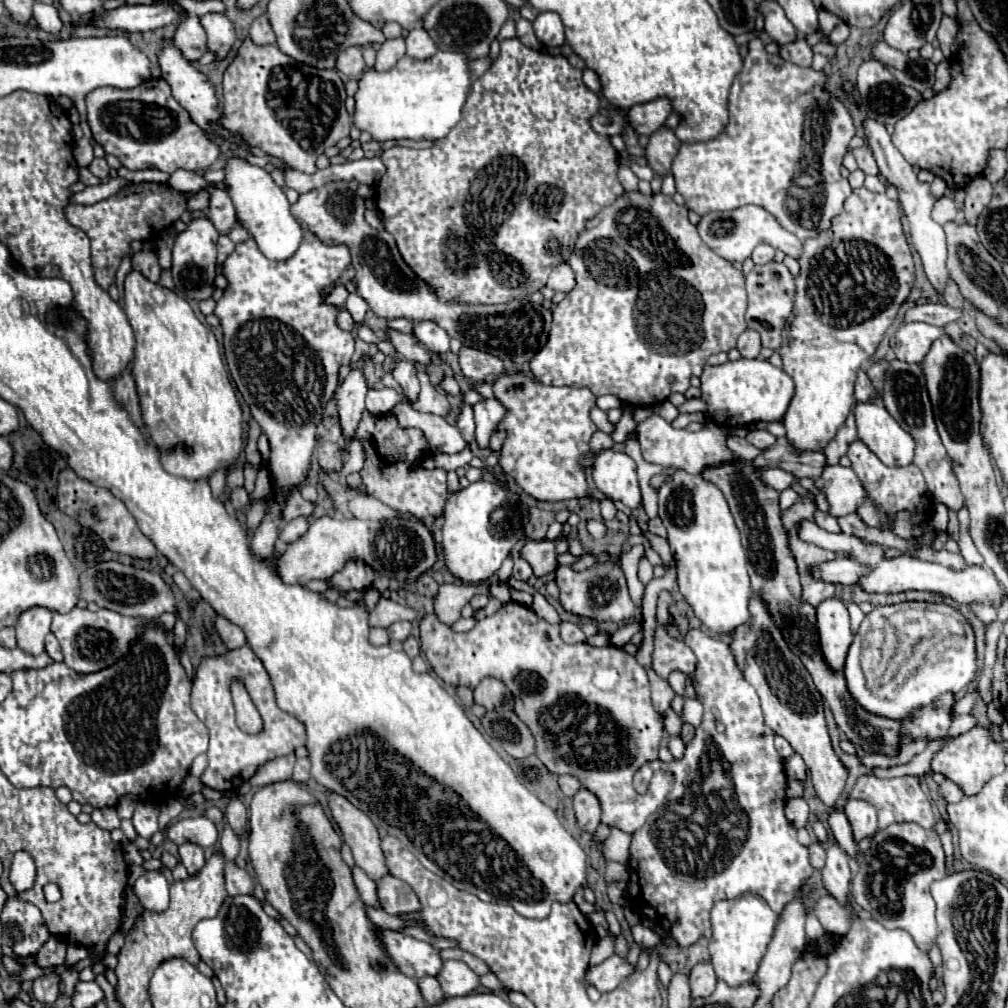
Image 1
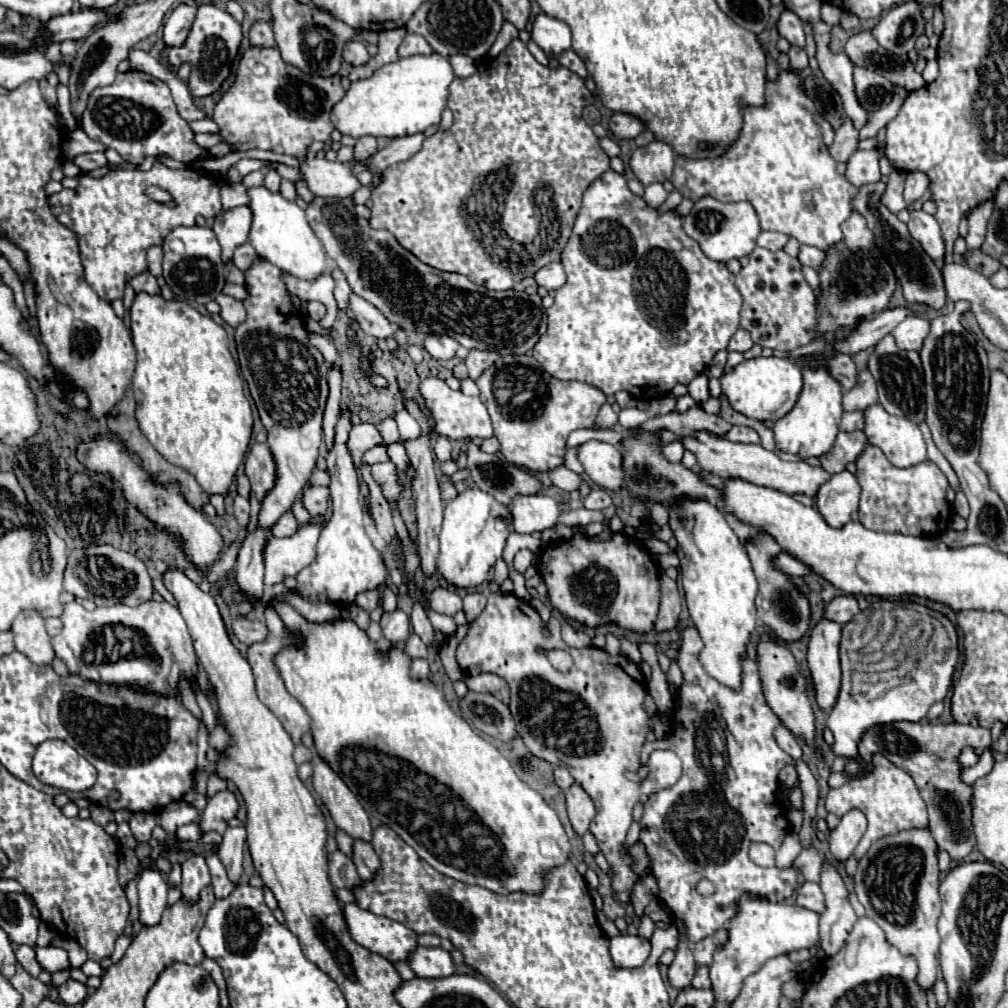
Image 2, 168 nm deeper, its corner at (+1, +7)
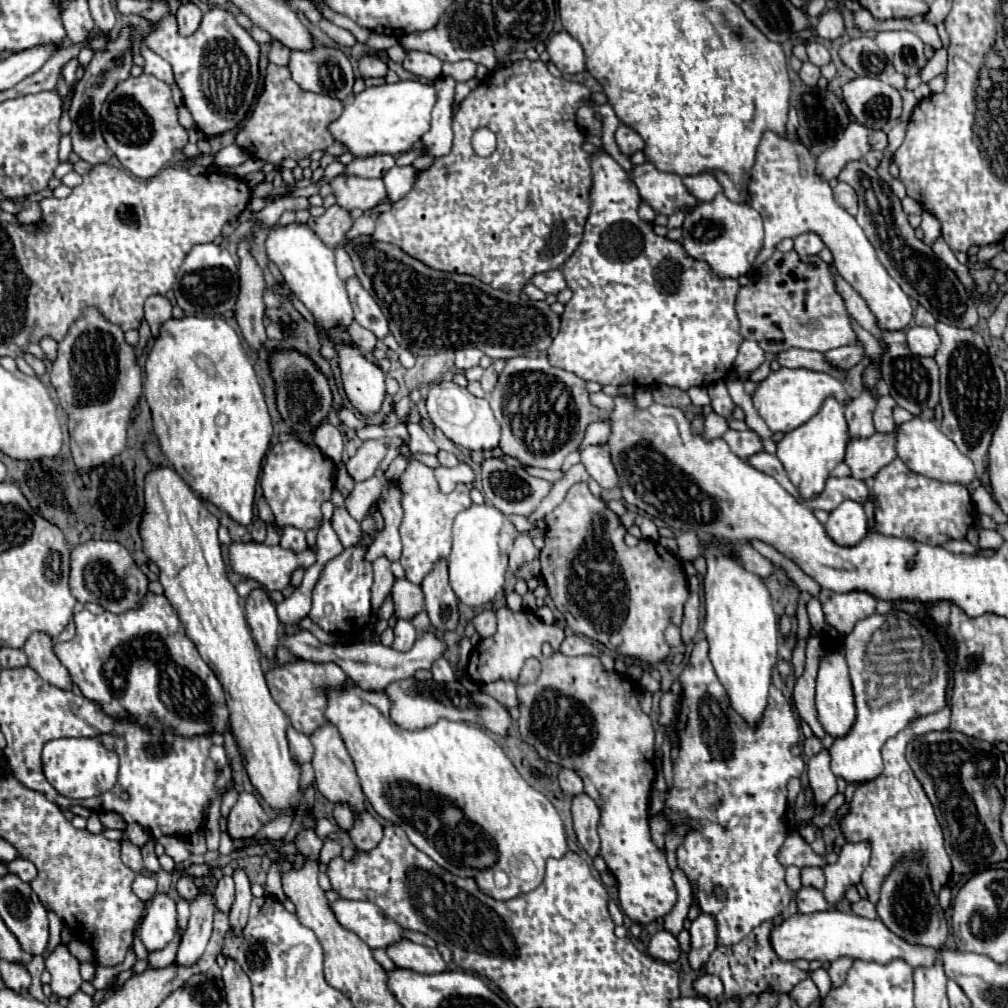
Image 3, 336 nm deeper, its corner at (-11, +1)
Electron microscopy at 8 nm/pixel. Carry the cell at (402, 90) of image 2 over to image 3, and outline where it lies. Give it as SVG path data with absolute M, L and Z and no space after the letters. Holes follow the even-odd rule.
M417 79L383 83L379 87L367 87L363 93L351 97L337 121L329 125L335 141L347 145L355 157L375 153L405 153L415 145L423 133L429 131L431 111L437 103L437 91L433 83L421 83Z

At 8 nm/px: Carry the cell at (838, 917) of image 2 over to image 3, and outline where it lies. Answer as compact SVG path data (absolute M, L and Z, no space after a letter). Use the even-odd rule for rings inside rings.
M847 957L835 959L835 961L831 963L831 967L829 967L829 977L831 977L831 985L833 985L833 987L835 987L835 985L841 985L841 983L845 981L845 975L847 975L851 963L853 963L853 961L847 959Z

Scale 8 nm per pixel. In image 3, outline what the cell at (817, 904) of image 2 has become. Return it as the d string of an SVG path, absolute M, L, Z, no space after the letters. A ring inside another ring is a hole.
M815 887L799 889L795 899L797 899L797 907L801 913L815 913L815 911L827 911L829 909L829 903L827 903L823 891L819 891Z

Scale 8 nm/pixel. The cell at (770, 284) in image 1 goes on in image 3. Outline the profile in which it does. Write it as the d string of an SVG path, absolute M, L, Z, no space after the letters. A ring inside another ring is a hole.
M775 251L763 267L755 271L751 281L739 289L737 297L737 315L741 321L741 335L745 339L755 339L765 353L779 353L793 347L811 349L811 351L829 351L835 347L843 347L855 343L857 337L849 323L849 313L843 305L841 295L835 291L829 265L819 257L799 257L795 251Z

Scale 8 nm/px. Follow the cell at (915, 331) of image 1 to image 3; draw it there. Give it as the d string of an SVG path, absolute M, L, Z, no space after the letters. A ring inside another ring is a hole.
M911 327L907 331L907 345L909 349L915 353L915 355L921 355L921 357L933 357L941 345L941 339L937 335L935 329L931 327Z

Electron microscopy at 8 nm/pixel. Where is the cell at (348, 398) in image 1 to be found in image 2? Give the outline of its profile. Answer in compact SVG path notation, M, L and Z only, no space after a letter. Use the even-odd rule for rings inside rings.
M343 409L337 427L335 427L335 445L327 453L327 469L331 473L331 499L333 499L333 515L325 529L321 531L319 543L315 547L315 561L303 567L297 573L297 593L311 603L337 603L351 605L355 597L363 591L375 589L379 583L387 579L387 567L383 563L381 553L371 545L369 537L363 529L363 507L359 499L359 481L357 471L347 451L347 435L351 431L351 413Z

